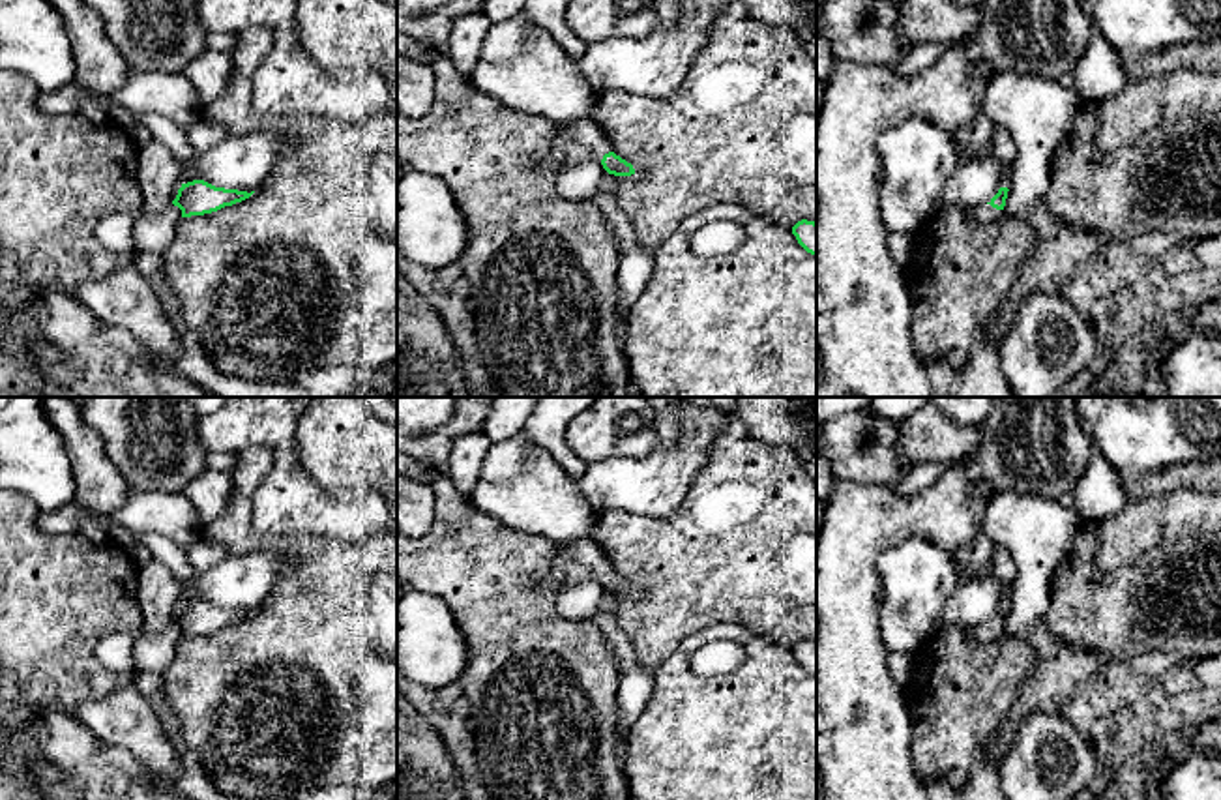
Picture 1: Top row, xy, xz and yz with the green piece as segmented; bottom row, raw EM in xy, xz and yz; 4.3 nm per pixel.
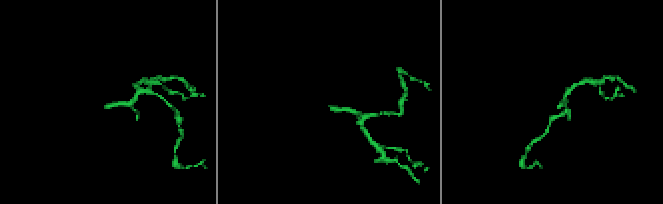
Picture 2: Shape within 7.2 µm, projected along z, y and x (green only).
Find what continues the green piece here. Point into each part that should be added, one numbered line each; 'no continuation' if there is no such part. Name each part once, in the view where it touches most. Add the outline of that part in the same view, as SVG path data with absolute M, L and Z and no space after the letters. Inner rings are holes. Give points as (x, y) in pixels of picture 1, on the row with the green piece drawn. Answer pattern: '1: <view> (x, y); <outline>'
1: xy (160, 175); M152 141L137 152L137 178L144 195L142 210L159 214L172 206L182 187L182 165L161 141Z

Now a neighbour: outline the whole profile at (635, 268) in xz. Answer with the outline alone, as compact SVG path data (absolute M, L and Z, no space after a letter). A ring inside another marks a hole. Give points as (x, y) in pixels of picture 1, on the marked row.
M639 244L624 257L620 257L618 264L618 320L624 328L629 309L637 302L637 298L646 289L654 270L654 251L640 247Z

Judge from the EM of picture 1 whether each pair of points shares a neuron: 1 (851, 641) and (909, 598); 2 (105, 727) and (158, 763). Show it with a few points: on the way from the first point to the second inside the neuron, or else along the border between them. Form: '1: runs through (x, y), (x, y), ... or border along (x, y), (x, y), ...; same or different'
1: border along (879, 576), (879, 637), (890, 652); different
2: runs through (118, 727), (145, 750); same

